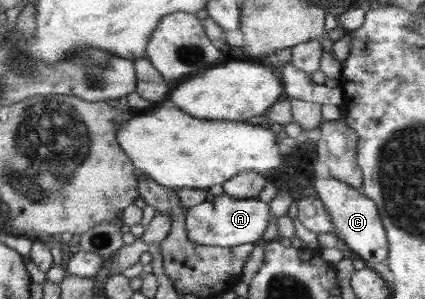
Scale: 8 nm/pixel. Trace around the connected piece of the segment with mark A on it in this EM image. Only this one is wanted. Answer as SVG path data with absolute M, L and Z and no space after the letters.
M222 193L214 196L213 202L203 201L186 210L186 230L189 241L213 247L238 247L241 244L255 244L263 242L265 233L271 219L270 206L255 199L234 199Z

